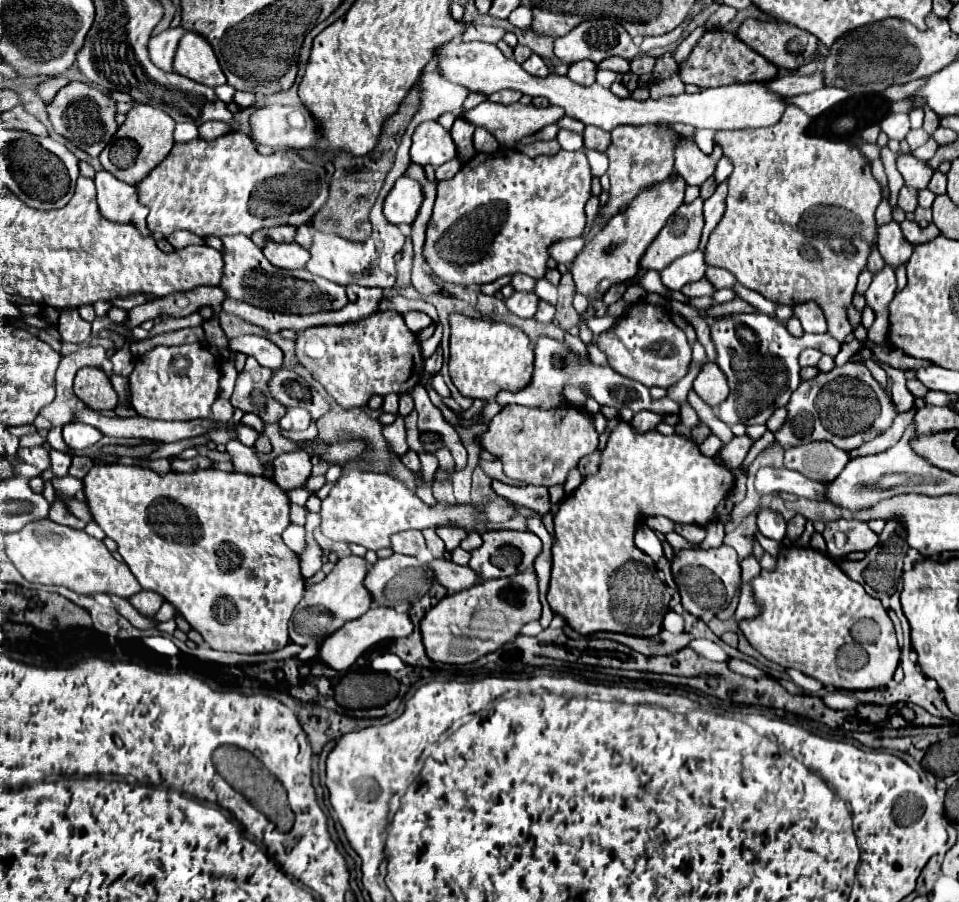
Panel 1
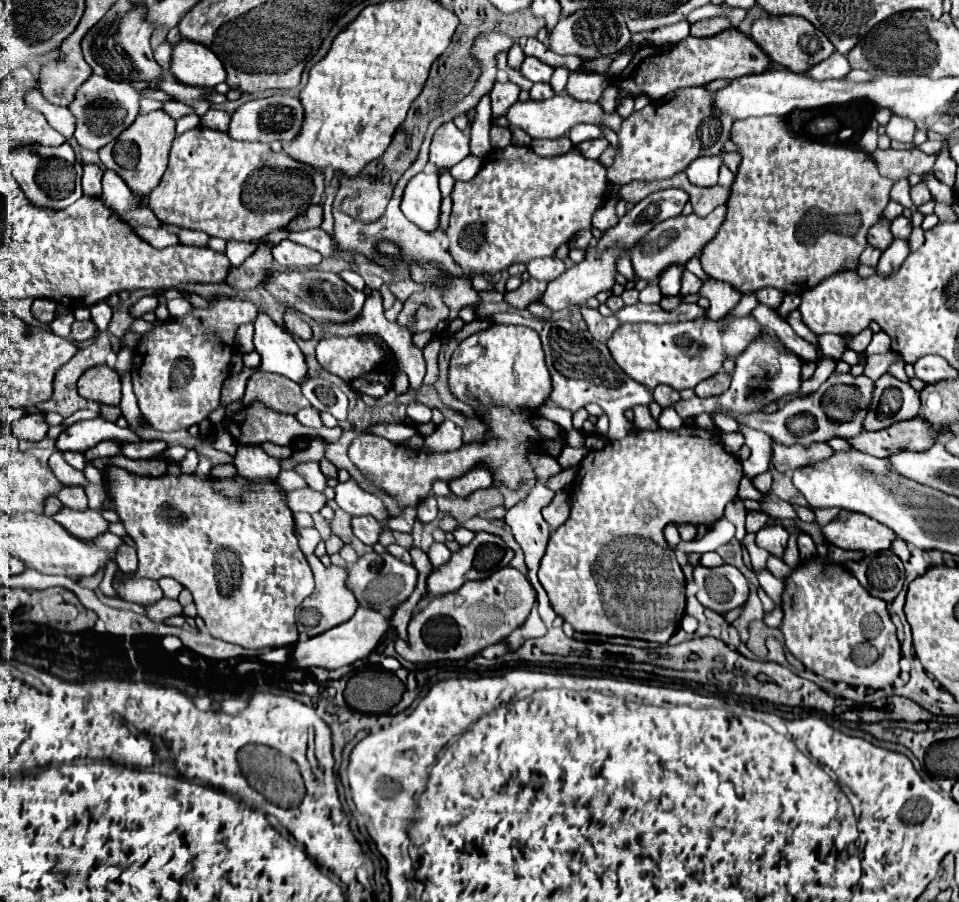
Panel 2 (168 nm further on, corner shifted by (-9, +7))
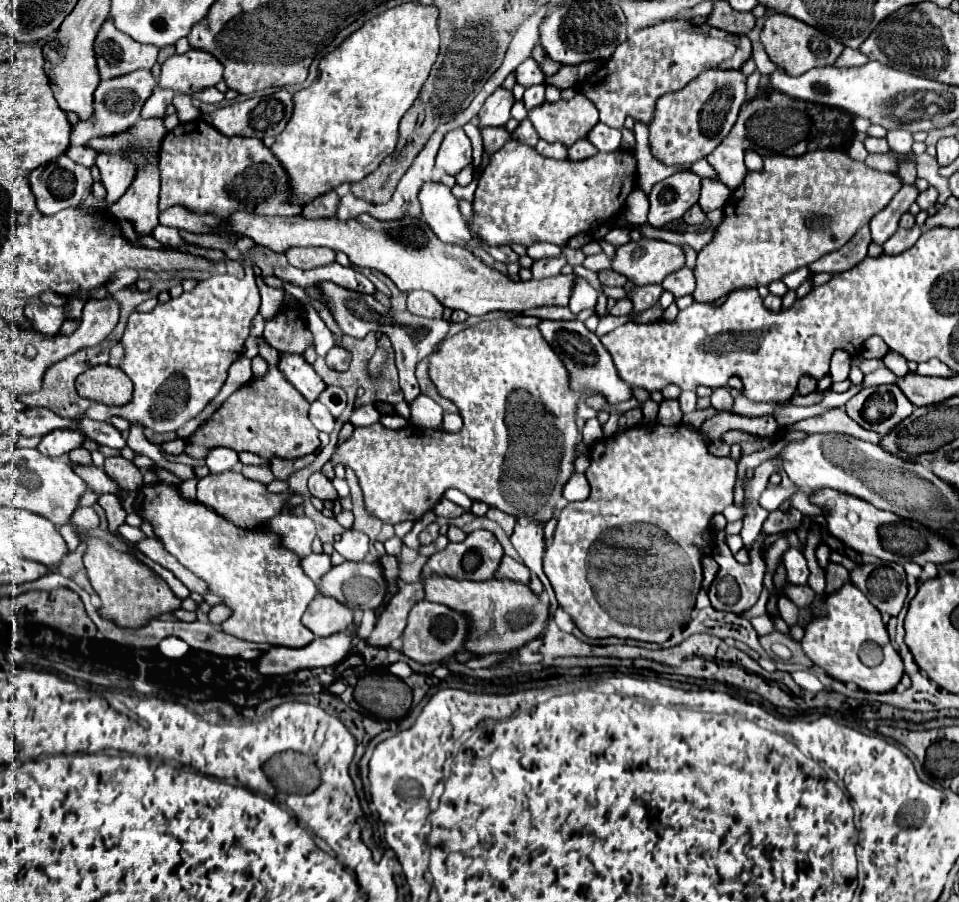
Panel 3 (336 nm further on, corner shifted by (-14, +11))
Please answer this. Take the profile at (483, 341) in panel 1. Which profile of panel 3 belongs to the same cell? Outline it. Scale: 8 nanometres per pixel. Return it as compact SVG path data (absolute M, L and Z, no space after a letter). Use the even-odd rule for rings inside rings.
M496 318L496 320L482 320L450 338L444 338L438 346L438 350L430 356L428 362L428 376L432 380L432 384L436 386L438 394L442 398L448 398L456 404L464 426L458 432L444 432L444 430L430 430L430 428L422 428L414 425L408 425L406 428L392 430L388 429L380 422L370 426L356 426L352 436L348 440L344 440L342 444L336 446L332 462L338 464L342 462L344 466L350 466L360 482L362 494L364 494L364 506L366 512L380 518L386 524L398 524L404 520L420 520L426 512L434 510L434 504L444 496L444 492L448 488L458 488L462 490L470 500L474 502L484 502L490 508L498 508L502 512L508 512L508 504L524 504L524 506L546 506L550 504L552 508L556 508L558 504L564 504L562 498L562 488L564 484L570 480L570 476L574 474L574 458L576 458L576 438L578 438L578 430L576 430L576 406L578 400L586 394L584 390L570 390L570 374L566 370L566 366L562 364L560 356L550 348L550 344L540 336L538 328L524 328L514 324L510 318Z

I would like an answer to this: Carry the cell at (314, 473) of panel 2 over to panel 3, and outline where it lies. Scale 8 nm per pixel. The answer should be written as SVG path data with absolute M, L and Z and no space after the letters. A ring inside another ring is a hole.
M316 472L310 476L308 480L308 490L312 496L320 498L320 500L338 500L338 492L334 490L332 482L322 474L322 472Z

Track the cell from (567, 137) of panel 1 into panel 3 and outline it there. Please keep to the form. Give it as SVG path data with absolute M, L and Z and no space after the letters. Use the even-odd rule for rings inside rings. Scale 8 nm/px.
M598 122L590 132L588 132L588 140L600 150L600 152L612 152L620 148L620 138L622 132L616 128L610 128L602 122Z

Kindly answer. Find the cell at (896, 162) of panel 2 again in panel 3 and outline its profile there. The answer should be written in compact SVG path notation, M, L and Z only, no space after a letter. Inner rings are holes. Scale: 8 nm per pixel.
M886 152L886 154L868 154L868 158L864 160L870 168L880 170L880 172L898 172L898 162L896 162L896 154Z

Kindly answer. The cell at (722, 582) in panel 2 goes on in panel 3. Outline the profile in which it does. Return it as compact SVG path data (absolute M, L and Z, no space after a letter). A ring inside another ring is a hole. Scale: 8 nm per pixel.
M716 546L714 548L714 560L720 564L720 570L710 586L710 602L714 610L720 612L734 612L734 614L744 614L746 610L750 610L762 592L762 580L764 580L764 564L762 558L752 558L748 564L738 564L730 552L728 546Z

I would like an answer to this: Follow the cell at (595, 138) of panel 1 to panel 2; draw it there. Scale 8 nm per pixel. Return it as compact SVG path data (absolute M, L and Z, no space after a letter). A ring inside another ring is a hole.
M587 140L587 142L583 142L583 144L579 144L579 150L583 152L583 156L587 156L587 158L599 158L607 148L609 148L611 144L607 142L607 140Z

